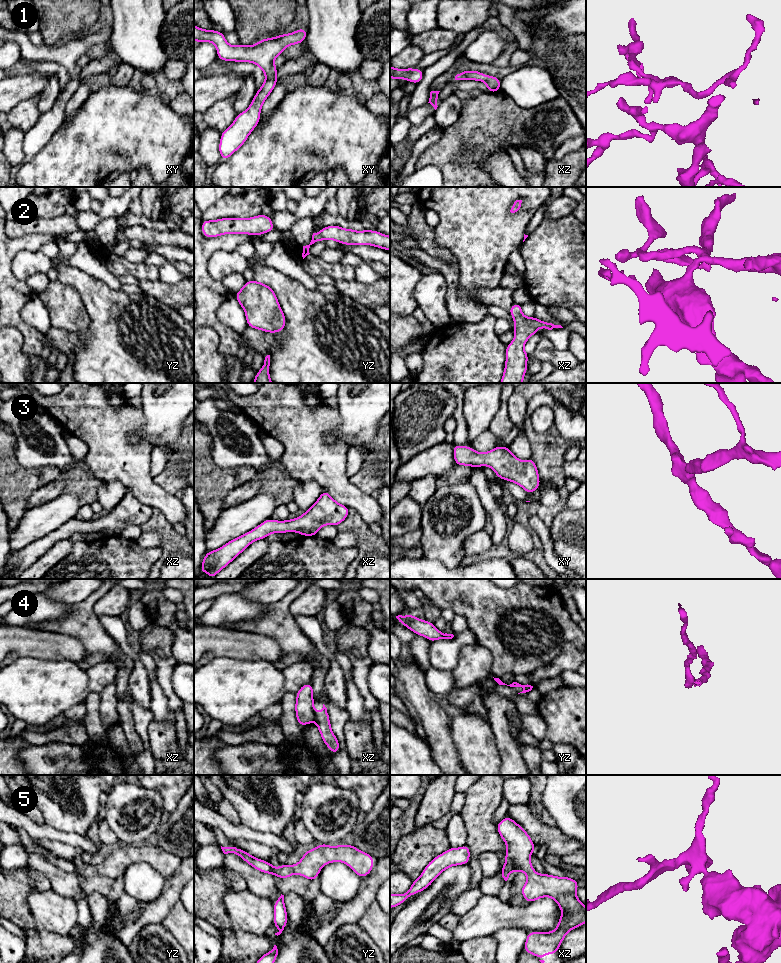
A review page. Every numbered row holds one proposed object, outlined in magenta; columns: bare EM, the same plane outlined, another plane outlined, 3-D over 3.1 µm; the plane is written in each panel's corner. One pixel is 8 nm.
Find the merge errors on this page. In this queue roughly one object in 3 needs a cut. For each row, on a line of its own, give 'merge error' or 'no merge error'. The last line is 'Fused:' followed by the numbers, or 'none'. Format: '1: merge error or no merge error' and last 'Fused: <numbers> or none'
1: no merge error
2: no merge error
3: no merge error
4: merge error
5: no merge error
Fused: 4

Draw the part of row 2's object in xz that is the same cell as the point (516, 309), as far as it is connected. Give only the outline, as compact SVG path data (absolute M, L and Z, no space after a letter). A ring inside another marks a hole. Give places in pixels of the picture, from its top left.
M513 303L509 313L514 318L513 331L515 338L506 346L505 368L500 383L523 383L524 375L528 370L527 360L529 358L528 354L524 351L526 341L537 333L539 327L548 330L563 327L544 322L536 317L529 318L524 316L522 314L522 307L518 303Z

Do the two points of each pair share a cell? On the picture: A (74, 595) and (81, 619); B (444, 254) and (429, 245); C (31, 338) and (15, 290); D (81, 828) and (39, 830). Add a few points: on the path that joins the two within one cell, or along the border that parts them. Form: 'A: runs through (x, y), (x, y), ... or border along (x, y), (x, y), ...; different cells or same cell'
A: border along (96, 589), (84, 599), (70, 605); different cells
B: runs through (440, 253), (433, 249); same cell
C: runs through (22, 326), (15, 319), (15, 302); same cell
D: border along (45, 823), (58, 830), (79, 835); different cells

